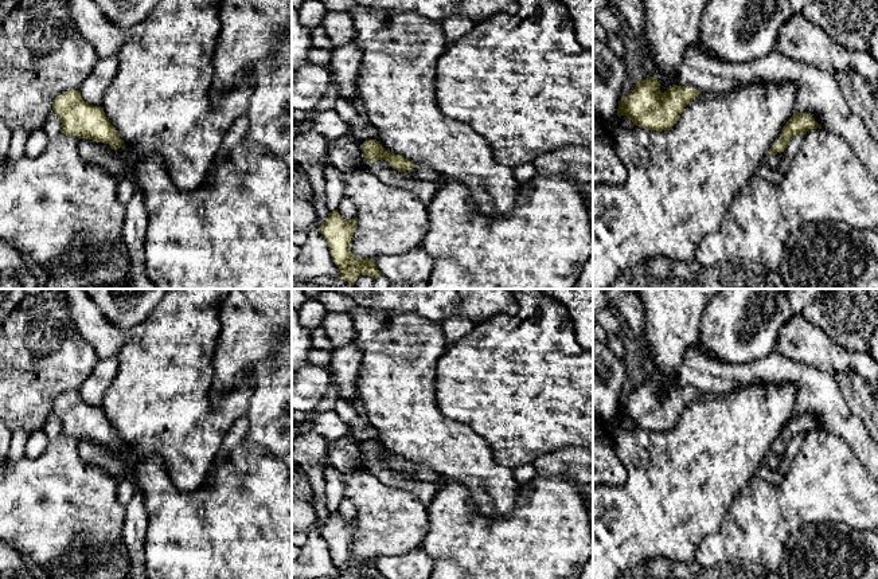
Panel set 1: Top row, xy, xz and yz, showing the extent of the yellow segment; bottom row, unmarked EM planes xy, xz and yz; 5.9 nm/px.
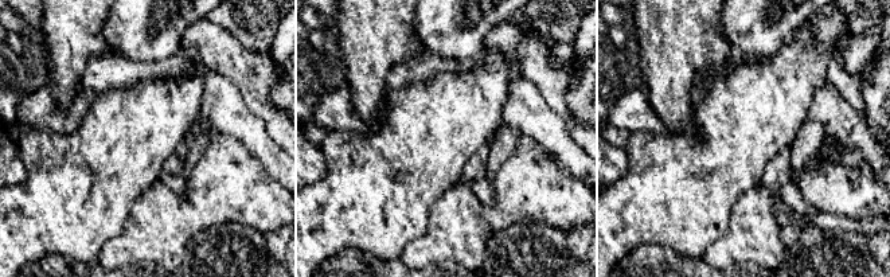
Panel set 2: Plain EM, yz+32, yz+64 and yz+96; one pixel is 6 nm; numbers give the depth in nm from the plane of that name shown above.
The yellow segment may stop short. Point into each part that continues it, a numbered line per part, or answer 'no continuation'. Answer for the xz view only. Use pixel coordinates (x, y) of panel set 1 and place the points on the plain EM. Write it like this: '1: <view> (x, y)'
1: xz (422, 473)

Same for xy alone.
1: xy (135, 531)

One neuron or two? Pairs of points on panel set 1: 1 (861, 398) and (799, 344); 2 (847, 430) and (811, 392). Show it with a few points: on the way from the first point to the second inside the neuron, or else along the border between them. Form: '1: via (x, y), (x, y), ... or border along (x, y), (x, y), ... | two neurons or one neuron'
1: via (850, 382), (815, 348) | one neuron
2: via (839, 421), (820, 402) | one neuron

